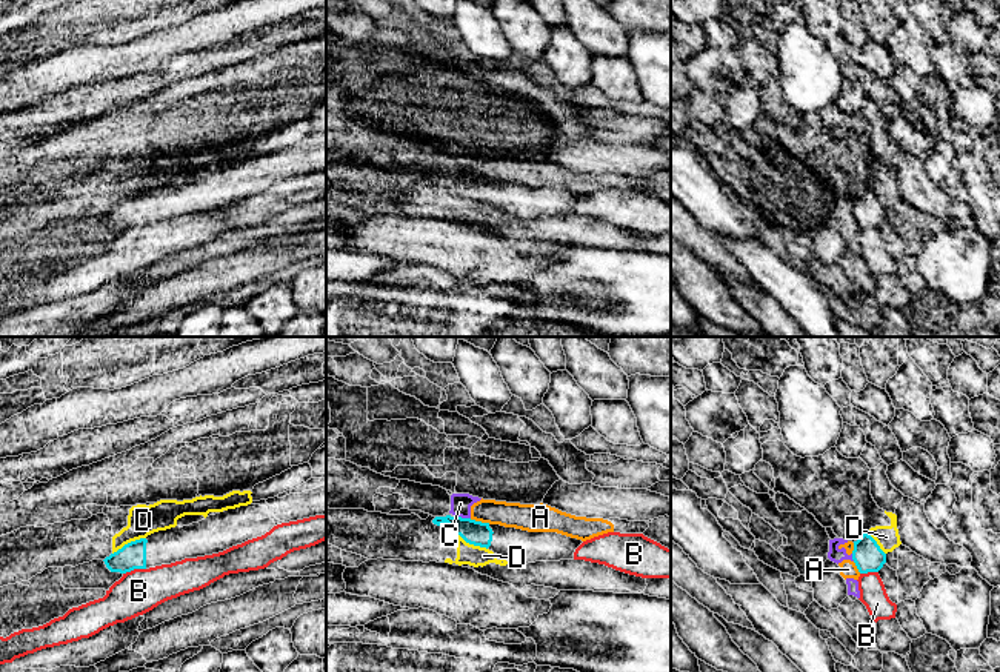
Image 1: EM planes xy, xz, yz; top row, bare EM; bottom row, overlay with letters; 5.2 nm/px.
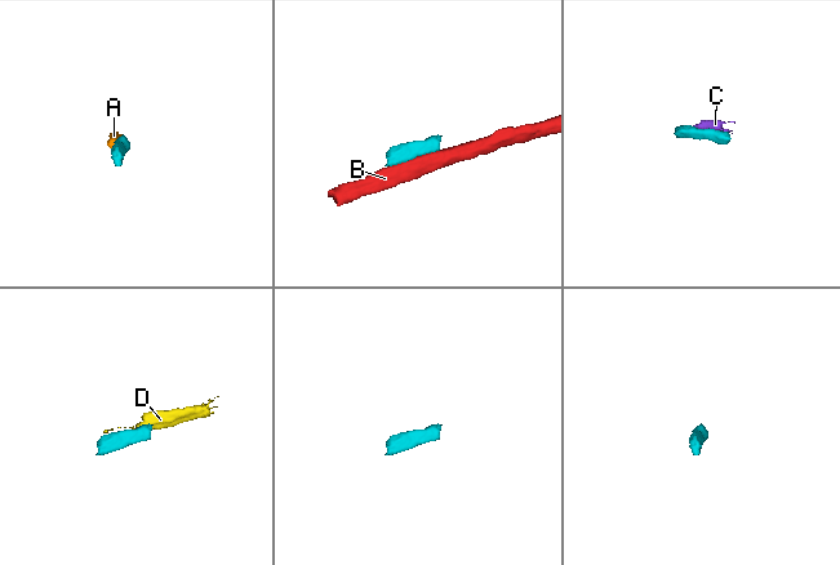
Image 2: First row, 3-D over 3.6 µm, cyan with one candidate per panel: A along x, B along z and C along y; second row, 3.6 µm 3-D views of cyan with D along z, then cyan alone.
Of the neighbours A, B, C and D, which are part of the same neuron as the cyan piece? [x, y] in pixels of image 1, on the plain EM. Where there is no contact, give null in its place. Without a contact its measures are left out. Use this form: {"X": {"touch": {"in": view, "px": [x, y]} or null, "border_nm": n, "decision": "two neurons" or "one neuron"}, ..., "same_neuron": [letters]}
{"A": {"touch": {"in": "xz", "px": [480, 177]}, "border_nm": 110, "decision": "two neurons"}, "B": {"touch": {"in": "xy", "px": [134, 223]}, "border_nm": 120, "decision": "two neurons"}, "C": {"touch": {"in": "xz", "px": [460, 172]}, "border_nm": 90, "decision": "two neurons"}, "D": {"touch": {"in": "xy", "px": [128, 199]}, "border_nm": 200, "decision": "two neurons"}, "same_neuron": []}

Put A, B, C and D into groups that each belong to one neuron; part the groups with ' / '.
A C / B / D

